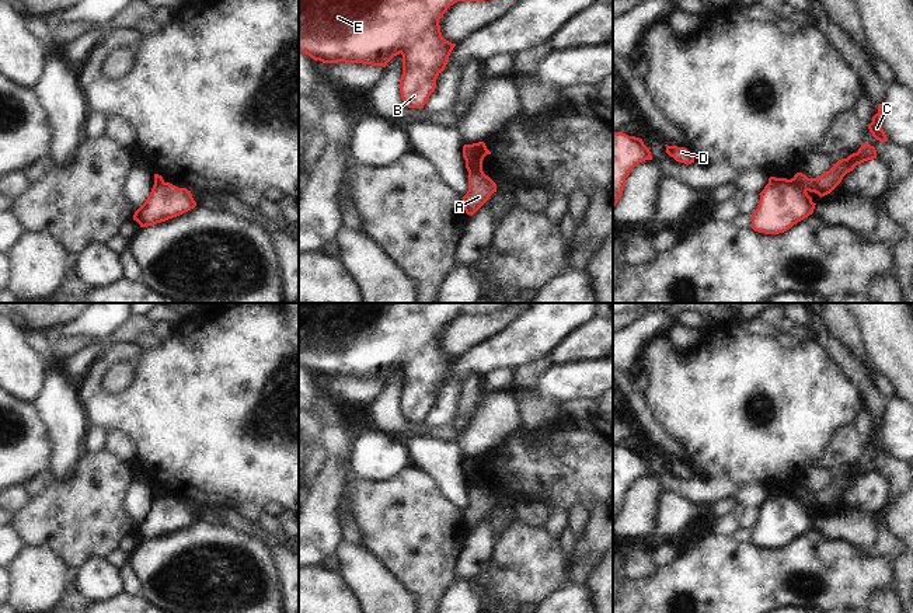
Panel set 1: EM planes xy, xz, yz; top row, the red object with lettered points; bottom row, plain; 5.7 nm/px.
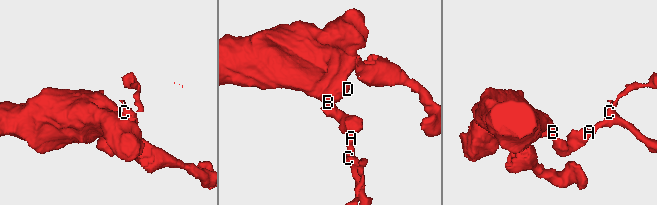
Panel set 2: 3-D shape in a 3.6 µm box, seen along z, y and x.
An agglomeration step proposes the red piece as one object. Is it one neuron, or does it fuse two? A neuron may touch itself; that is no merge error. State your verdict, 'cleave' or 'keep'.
cleave

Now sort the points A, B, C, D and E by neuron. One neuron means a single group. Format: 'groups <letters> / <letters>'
groups A C / B D E

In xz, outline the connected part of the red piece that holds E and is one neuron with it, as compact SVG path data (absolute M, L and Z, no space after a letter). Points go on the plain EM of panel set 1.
M299 303L299 366L309 369L316 376L323 377L363 377L372 380L383 380L397 369L403 369L403 389L400 393L400 407L404 418L408 422L424 422L429 410L436 403L436 393L445 384L447 373L456 361L442 351L439 334L447 325L450 320L457 316L484 316L487 313L495 313L505 310L510 303Z

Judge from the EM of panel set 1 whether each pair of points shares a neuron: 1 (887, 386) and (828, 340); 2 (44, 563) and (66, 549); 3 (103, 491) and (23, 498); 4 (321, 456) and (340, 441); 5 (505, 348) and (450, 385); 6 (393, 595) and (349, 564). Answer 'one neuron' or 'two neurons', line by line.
1: two neurons
2: two neurons
3: two neurons
4: two neurons
5: one neuron
6: one neuron

